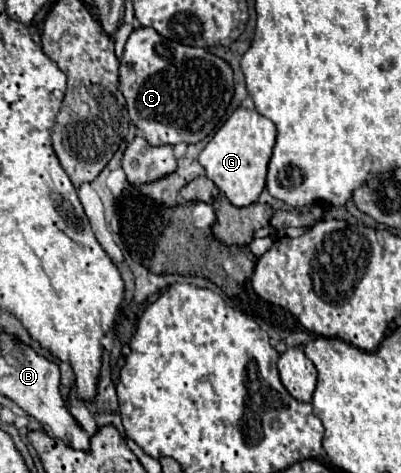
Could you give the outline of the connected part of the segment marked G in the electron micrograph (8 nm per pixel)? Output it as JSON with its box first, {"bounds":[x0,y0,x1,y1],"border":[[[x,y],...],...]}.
{"bounds":[199,106,277,206],"border":[[[239,106],[217,130],[217,134],[207,142],[207,146],[199,154],[199,164],[205,168],[207,178],[215,182],[215,186],[231,200],[233,206],[249,206],[259,198],[265,188],[267,166],[273,154],[275,138],[277,128],[269,118],[261,116],[255,110]]]}

